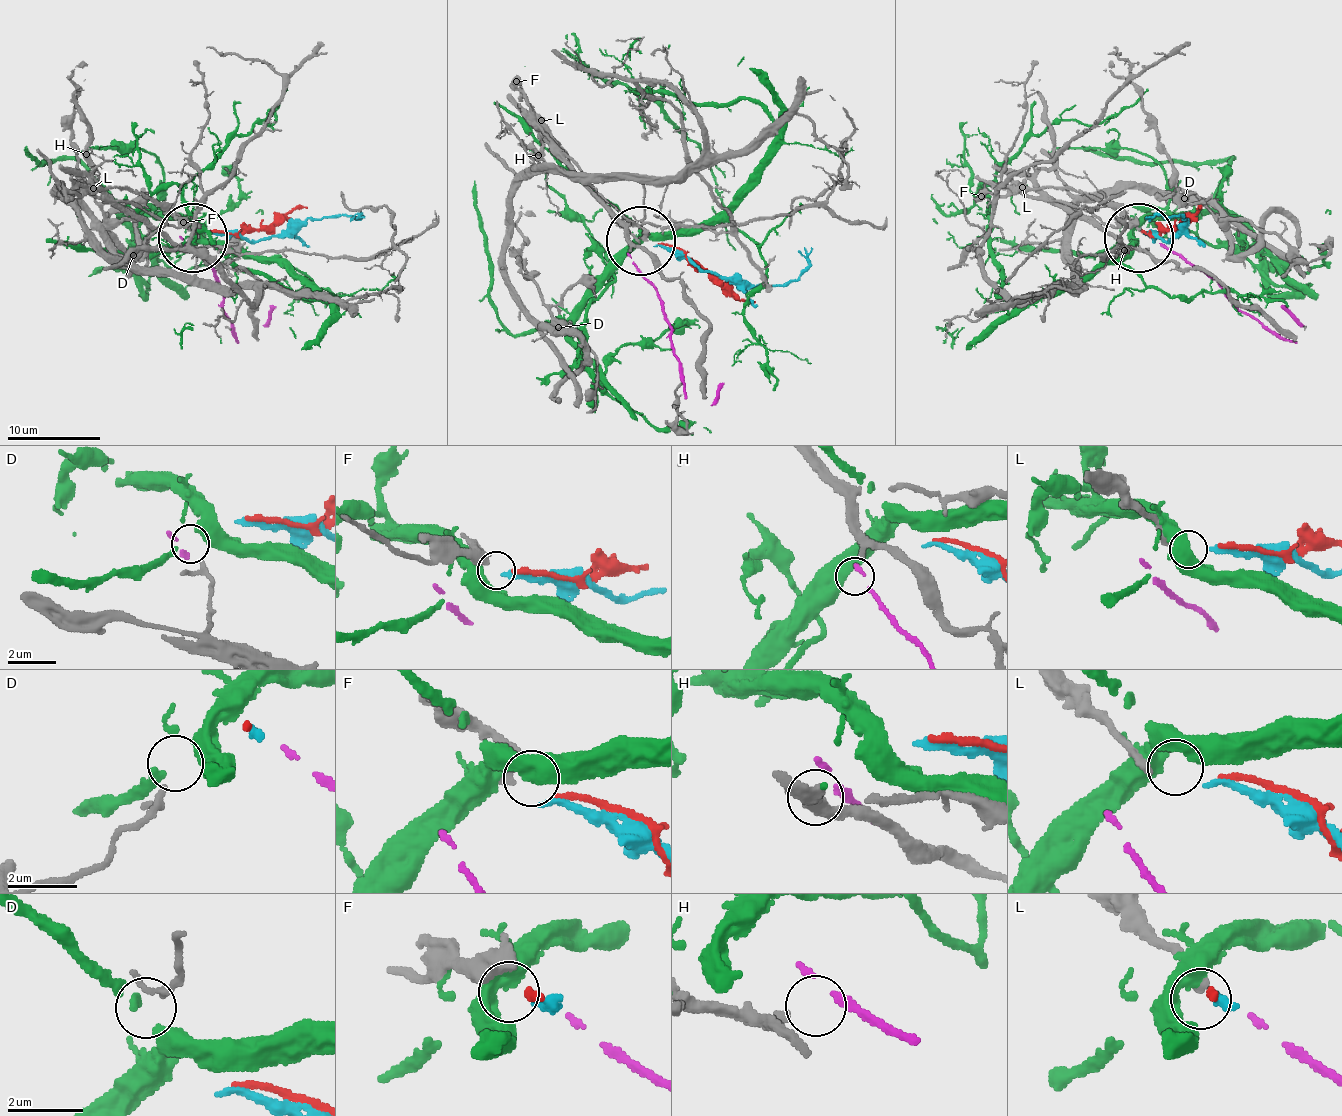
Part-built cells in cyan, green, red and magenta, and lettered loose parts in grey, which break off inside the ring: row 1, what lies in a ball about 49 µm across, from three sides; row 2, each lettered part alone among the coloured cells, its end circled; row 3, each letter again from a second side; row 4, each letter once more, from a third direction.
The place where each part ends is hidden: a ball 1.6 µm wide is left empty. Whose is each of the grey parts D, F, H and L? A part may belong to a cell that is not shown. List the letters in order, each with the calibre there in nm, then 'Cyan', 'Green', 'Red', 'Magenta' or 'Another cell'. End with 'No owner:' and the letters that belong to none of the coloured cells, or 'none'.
D: Thickness 140 nm. Another cell
F: Thickness 360 nm. Red
H: Thickness 220 nm. Another cell
L: Thickness 240 nm. Cyan
No owner: D, H

